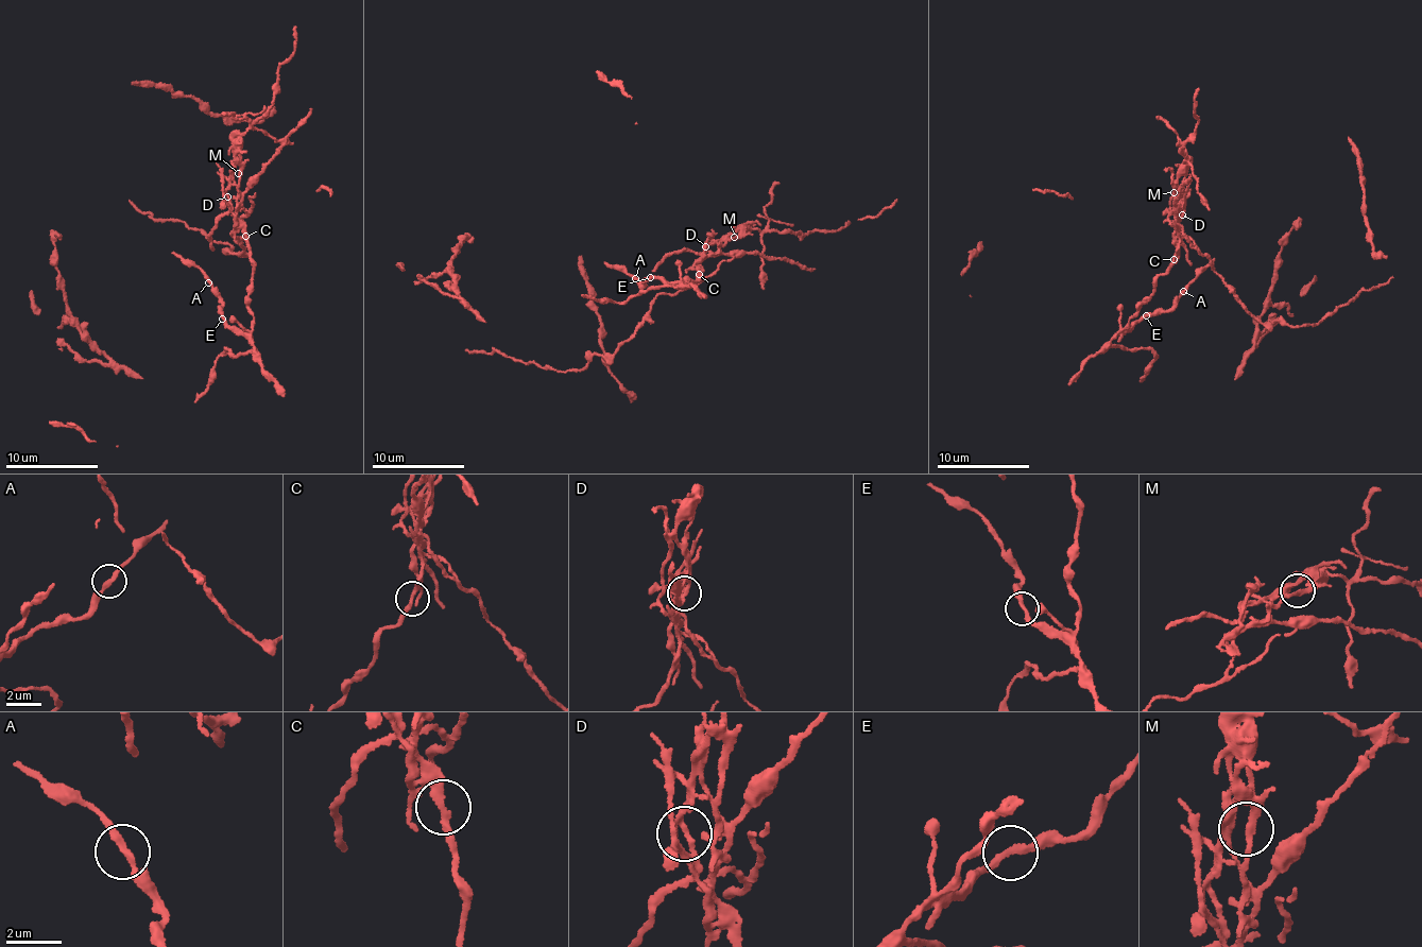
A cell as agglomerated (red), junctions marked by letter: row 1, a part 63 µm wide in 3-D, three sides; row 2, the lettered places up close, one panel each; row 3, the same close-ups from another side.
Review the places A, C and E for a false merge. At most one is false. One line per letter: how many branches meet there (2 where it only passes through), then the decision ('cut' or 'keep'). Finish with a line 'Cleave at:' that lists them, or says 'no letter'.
A: 2 | keep
C: 2 | cut
E: 2 | keep
Cleave at: C

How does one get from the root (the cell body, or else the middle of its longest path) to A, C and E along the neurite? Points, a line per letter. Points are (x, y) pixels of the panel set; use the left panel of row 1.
A: (237, 240), (232, 235), (246, 214), (241, 209), (234, 213), (252, 262), (250, 328), (225, 327), (208, 282)
C: (237, 240), (232, 235), (246, 214), (241, 209), (234, 213), (246, 236)
E: (237, 240), (232, 235), (246, 214), (241, 209), (234, 213), (252, 262), (253, 322), (246, 330), (222, 319)

